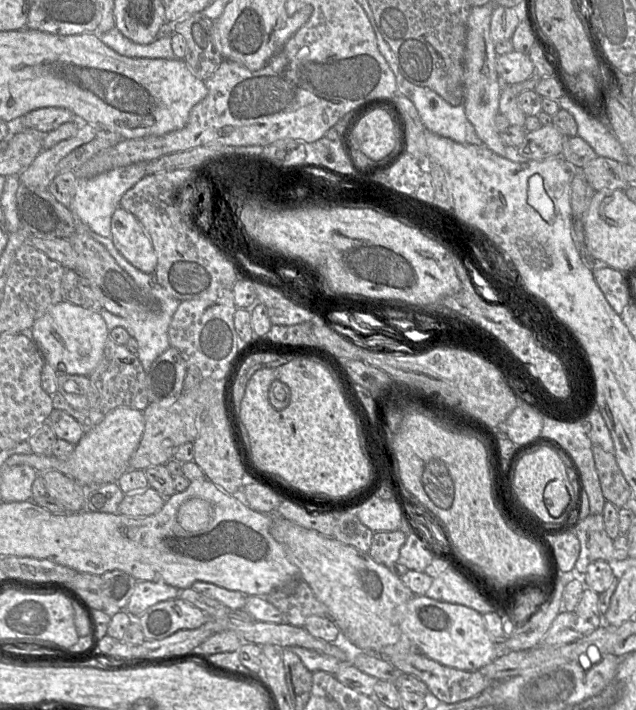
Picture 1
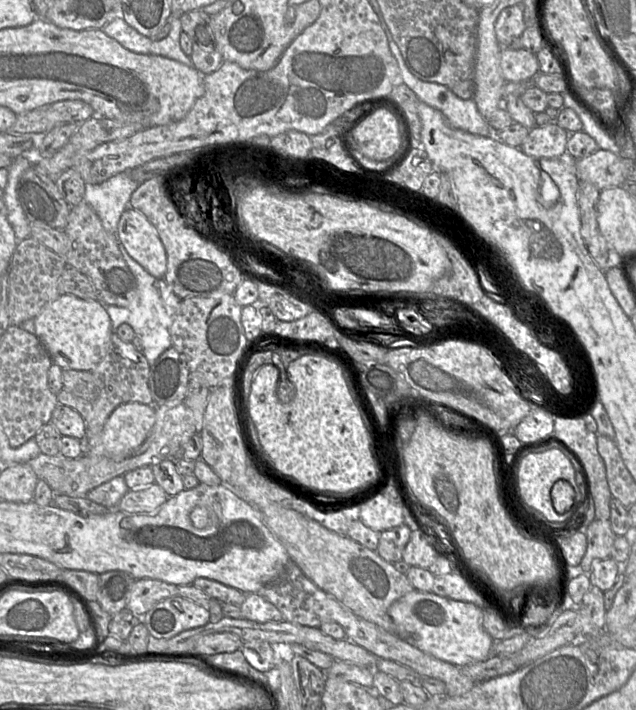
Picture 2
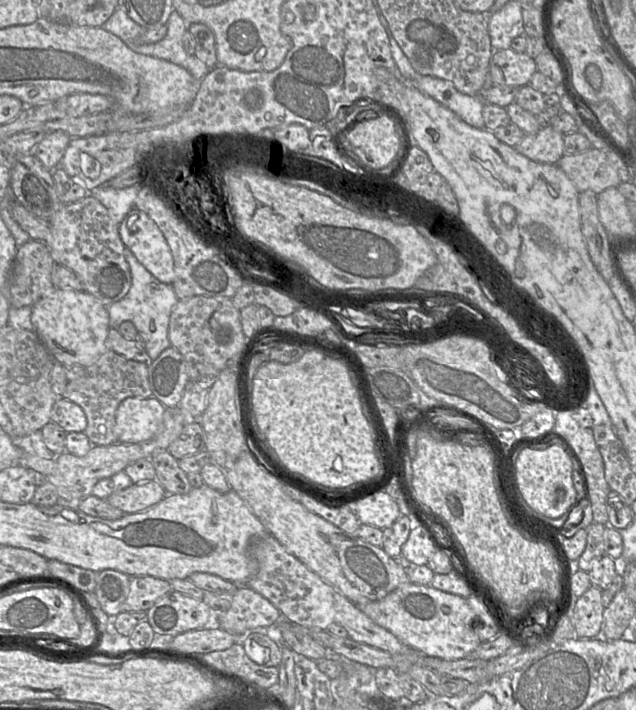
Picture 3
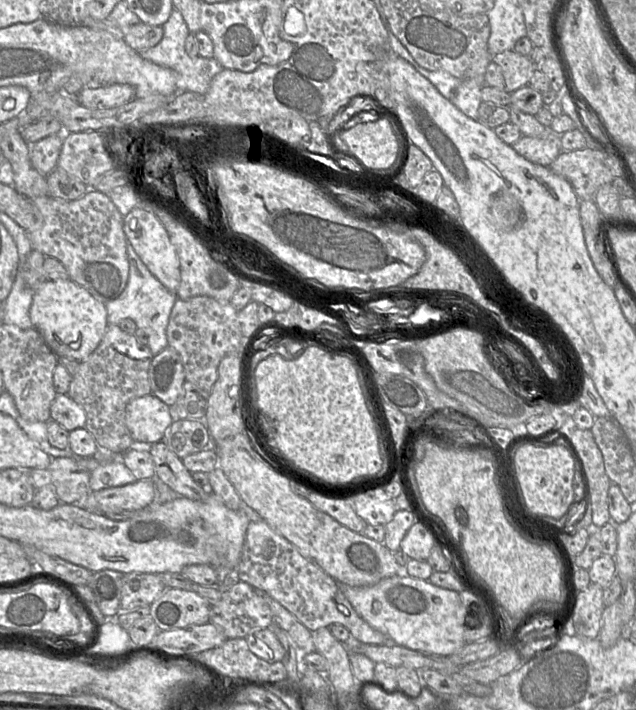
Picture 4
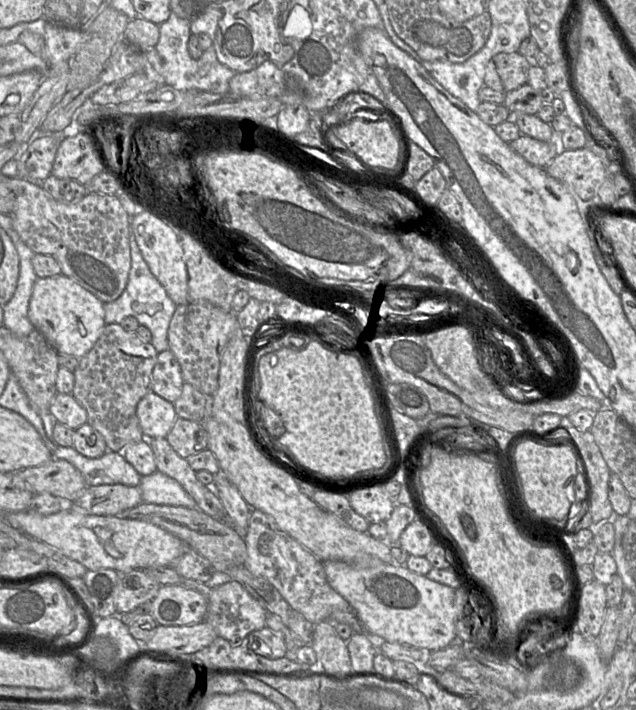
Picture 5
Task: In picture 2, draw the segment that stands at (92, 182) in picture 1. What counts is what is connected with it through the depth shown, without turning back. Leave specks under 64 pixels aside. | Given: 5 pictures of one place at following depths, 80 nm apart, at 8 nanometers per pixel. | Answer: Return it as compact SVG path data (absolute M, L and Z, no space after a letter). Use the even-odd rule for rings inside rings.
M120 172L99 184L86 184L83 200L97 213L103 227L110 233L116 233L119 219L127 207L132 193L137 189L139 182L133 180L128 172Z

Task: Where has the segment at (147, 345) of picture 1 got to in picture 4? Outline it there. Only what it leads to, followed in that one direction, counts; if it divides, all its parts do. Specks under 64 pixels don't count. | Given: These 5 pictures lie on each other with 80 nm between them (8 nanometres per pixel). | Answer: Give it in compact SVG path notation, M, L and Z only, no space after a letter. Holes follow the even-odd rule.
M127 240L127 256L129 262L128 281L122 293L115 299L105 303L108 324L119 325L125 318L135 321L138 328L149 336L148 347L156 356L169 344L167 340L167 325L172 308L178 299L176 293L167 289L148 269L140 259L133 246Z

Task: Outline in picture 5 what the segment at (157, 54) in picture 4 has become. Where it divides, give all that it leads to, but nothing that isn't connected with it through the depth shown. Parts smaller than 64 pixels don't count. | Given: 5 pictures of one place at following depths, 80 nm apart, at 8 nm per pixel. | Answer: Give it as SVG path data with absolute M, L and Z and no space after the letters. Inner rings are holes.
M171 11L169 18L159 25L159 31L158 43L143 53L151 71L161 82L179 91L197 89L214 94L229 92L229 82L237 72L218 61L213 46L205 50L199 59L193 59L190 56L187 46L192 34L190 32L190 20L180 18Z

